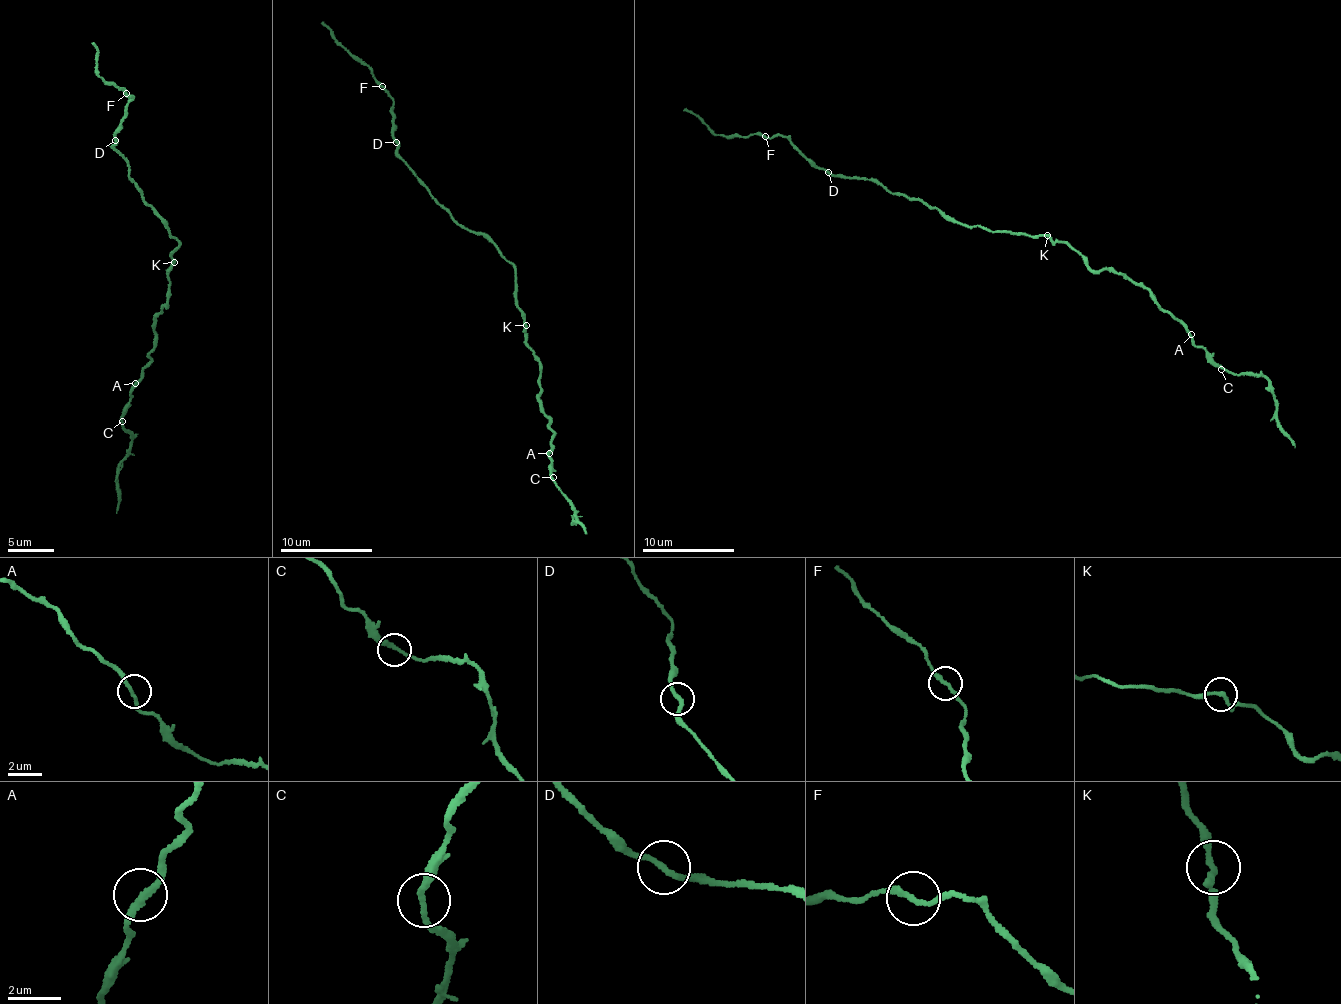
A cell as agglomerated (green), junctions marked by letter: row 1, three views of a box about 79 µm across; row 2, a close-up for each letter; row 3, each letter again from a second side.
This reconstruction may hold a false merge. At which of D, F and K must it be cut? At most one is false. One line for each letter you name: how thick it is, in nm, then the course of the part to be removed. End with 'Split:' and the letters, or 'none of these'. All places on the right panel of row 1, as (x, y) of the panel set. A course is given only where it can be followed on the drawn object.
Split: none of these

